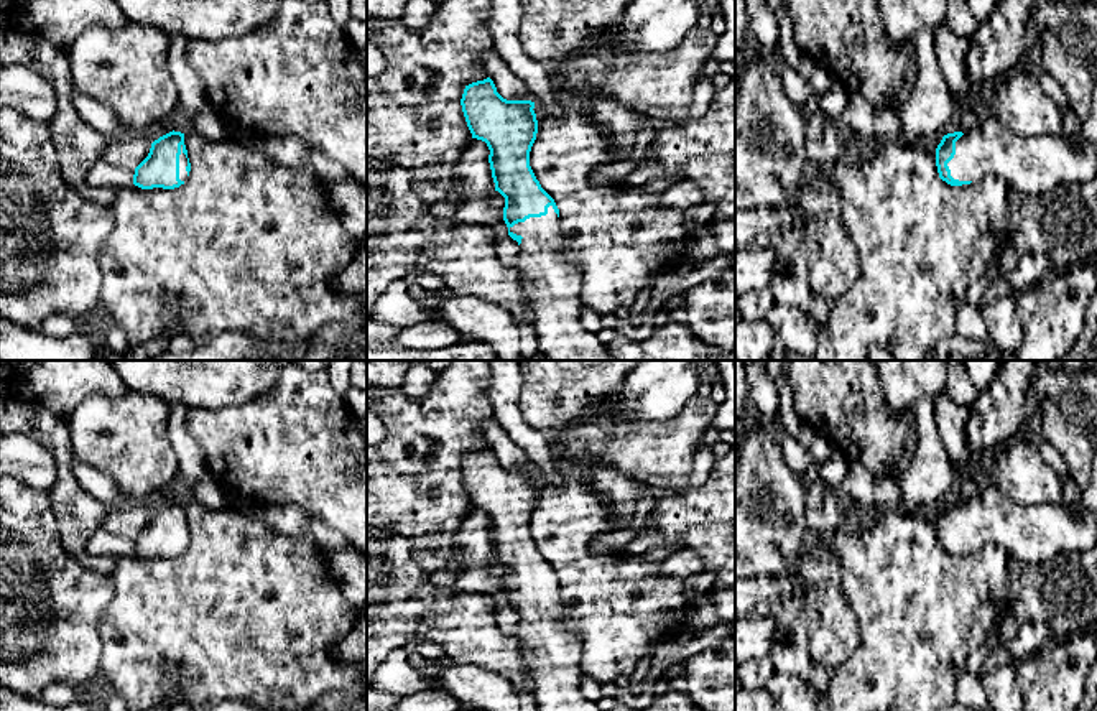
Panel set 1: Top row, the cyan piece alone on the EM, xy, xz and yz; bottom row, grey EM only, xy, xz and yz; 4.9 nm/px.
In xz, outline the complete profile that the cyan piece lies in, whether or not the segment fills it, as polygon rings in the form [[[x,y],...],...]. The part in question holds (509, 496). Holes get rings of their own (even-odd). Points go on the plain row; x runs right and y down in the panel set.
[[[490,446],[465,454],[461,467],[472,507],[487,512],[495,560],[505,566],[503,589],[508,604],[518,611],[516,640],[523,663],[533,680],[533,695],[539,711],[600,711],[581,690],[582,640],[576,629],[564,625],[566,607],[559,597],[559,578],[541,556],[530,535],[530,520],[536,509],[535,471],[503,467]]]

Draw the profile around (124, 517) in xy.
[[[125,499],[107,507],[104,528],[115,535],[135,538],[150,522],[151,510],[146,505]]]

